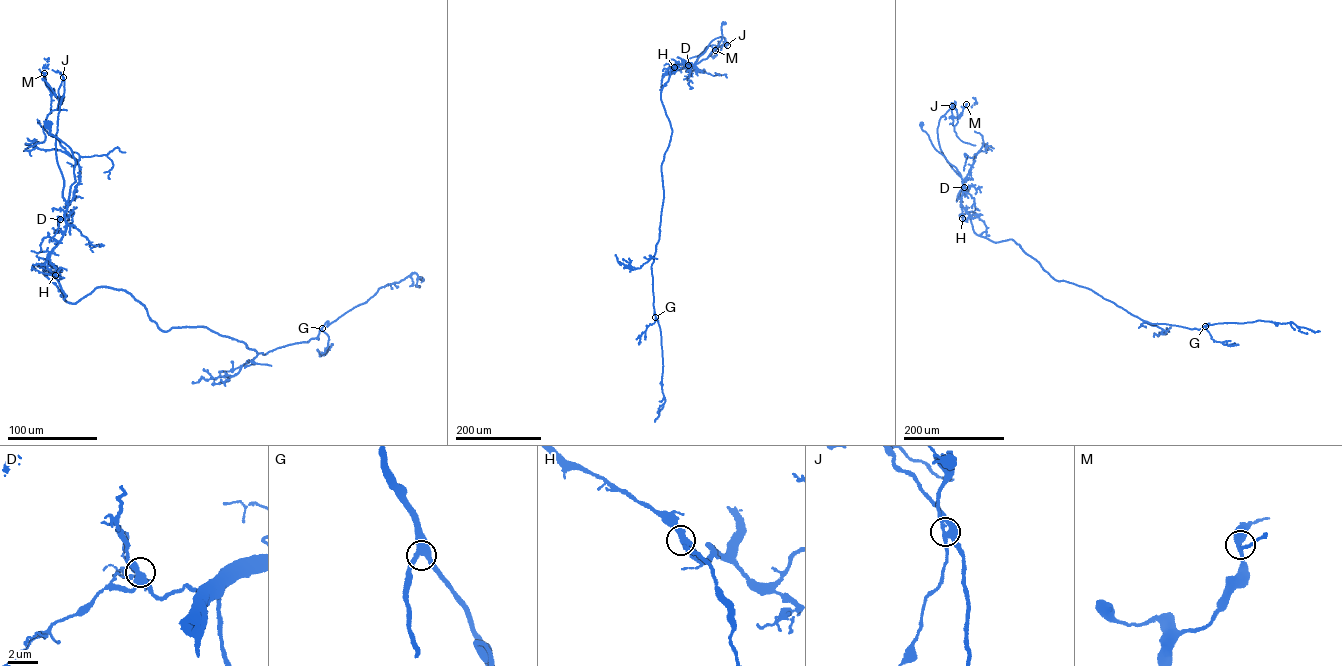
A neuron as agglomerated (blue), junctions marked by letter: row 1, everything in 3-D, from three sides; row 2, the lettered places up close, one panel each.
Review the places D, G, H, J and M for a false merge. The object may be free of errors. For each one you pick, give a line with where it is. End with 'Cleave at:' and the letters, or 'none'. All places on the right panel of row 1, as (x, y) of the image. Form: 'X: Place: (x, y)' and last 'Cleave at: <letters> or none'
J: Place: (952, 106)
Cleave at: J

